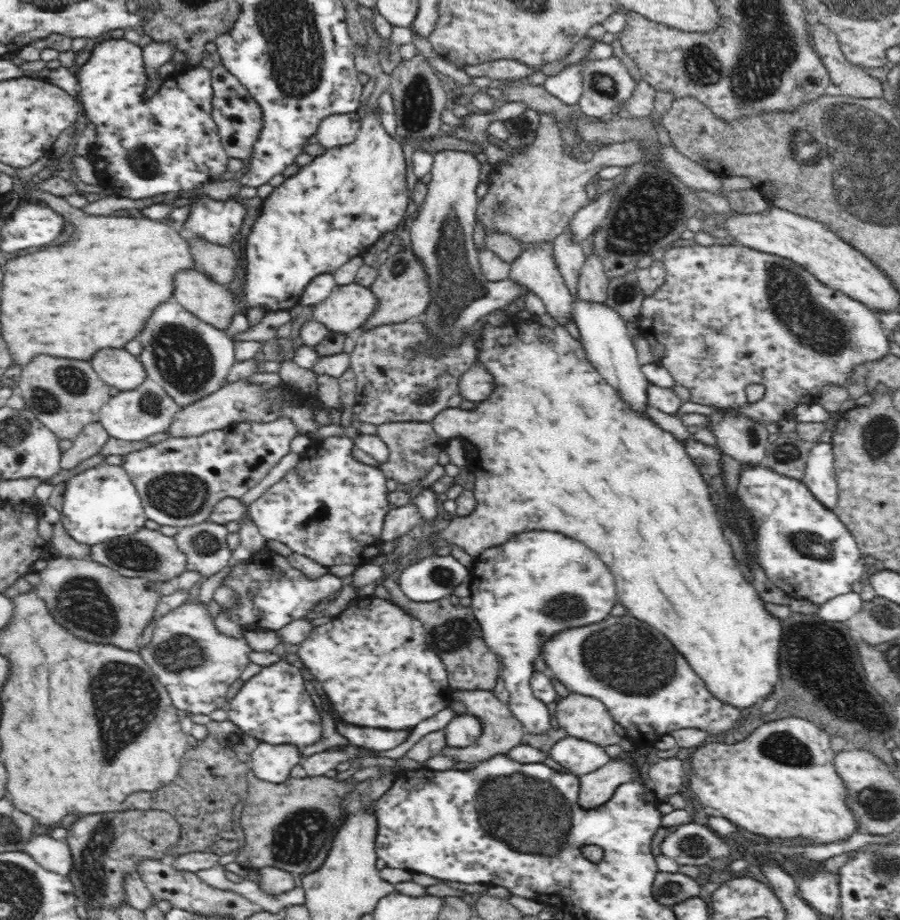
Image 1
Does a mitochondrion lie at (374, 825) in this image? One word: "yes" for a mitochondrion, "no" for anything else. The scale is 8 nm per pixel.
no

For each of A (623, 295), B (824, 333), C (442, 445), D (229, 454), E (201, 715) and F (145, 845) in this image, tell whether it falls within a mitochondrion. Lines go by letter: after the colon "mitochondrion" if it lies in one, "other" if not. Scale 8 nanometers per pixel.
A: mitochondrion
B: mitochondrion
C: other
D: other
E: other
F: other

